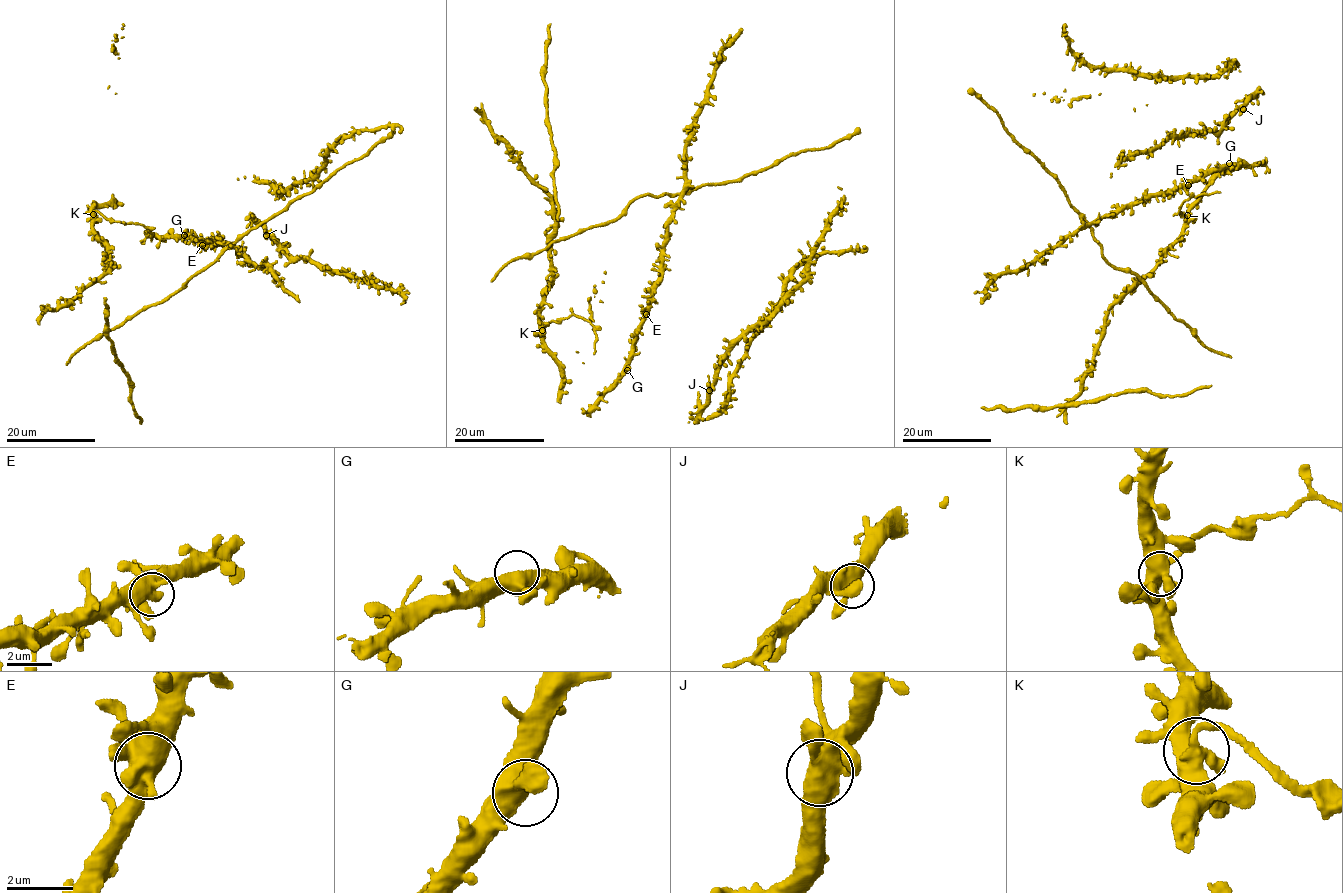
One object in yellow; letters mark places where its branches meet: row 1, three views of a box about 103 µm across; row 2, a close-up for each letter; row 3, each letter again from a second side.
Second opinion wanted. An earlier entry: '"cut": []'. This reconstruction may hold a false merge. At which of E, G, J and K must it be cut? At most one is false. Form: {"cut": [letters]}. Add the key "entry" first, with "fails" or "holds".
{"entry": "fails", "cut": ["K"]}

